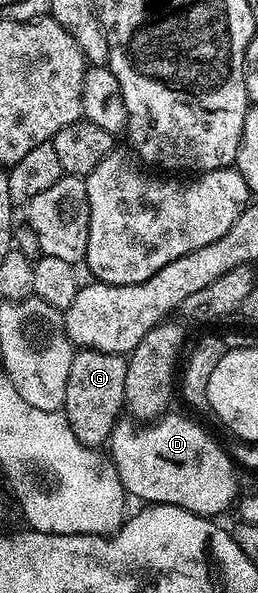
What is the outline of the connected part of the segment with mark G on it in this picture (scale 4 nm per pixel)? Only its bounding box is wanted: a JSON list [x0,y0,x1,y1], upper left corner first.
[61,348,127,449]

